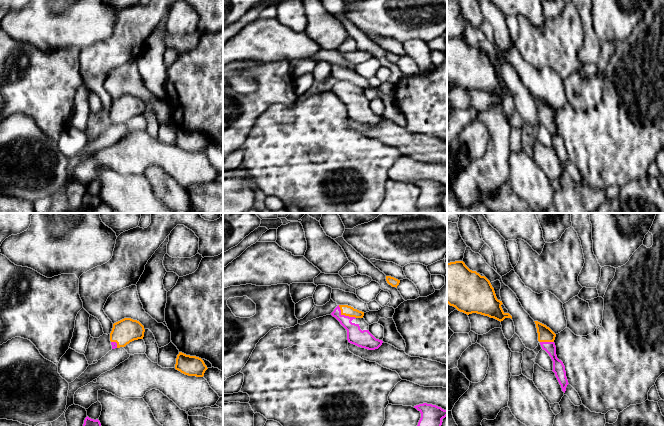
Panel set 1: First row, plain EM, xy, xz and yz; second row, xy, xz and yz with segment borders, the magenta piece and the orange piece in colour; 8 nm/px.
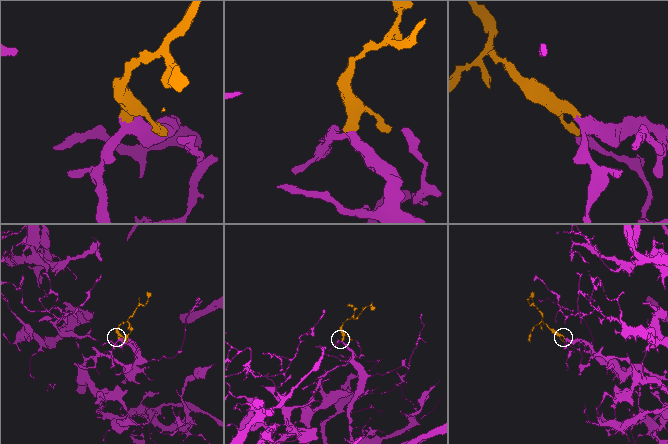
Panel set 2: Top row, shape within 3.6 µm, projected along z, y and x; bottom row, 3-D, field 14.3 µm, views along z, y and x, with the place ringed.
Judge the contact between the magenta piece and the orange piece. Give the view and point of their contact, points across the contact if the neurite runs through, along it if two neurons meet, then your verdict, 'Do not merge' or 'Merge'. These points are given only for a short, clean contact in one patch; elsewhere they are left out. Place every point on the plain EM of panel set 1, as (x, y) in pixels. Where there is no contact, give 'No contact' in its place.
Touches magenta at xz (344, 91). Path across: xz (364, 115), (345, 97), (344, 91), (346, 86). Merge

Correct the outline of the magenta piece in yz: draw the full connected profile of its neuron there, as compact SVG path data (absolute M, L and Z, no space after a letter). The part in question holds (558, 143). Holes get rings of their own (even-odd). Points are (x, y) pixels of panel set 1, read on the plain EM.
M538 97L534 98L537 104L538 117L540 118L542 125L545 126L551 133L553 137L552 147L555 149L555 152L561 161L562 167L565 169L566 163L569 159L566 153L565 142L563 138L557 134L556 131L556 122L554 119L556 110L546 101Z

